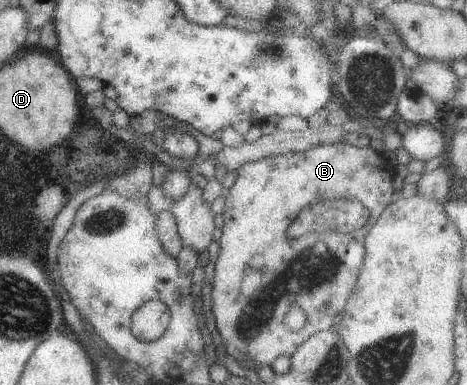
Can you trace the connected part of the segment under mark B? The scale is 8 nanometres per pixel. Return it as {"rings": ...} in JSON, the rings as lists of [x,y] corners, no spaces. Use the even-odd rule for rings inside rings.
{"rings":[[[332,143],[329,145],[320,145],[312,147],[310,150],[299,152],[299,153],[288,153],[278,156],[271,156],[266,159],[260,159],[259,161],[249,162],[240,165],[240,168],[236,169],[238,176],[234,182],[234,185],[229,188],[228,196],[225,197],[225,207],[222,213],[224,218],[224,226],[222,229],[222,235],[219,240],[220,252],[218,252],[218,258],[215,262],[214,278],[211,280],[212,291],[212,314],[214,314],[214,320],[216,322],[216,328],[218,334],[220,334],[221,342],[228,355],[234,356],[239,362],[244,357],[249,357],[252,362],[252,367],[257,369],[259,366],[271,366],[271,364],[280,356],[286,355],[291,356],[298,350],[298,347],[310,338],[314,333],[330,329],[334,324],[334,316],[342,313],[346,304],[346,298],[348,294],[352,292],[352,288],[355,287],[362,261],[365,257],[364,242],[366,235],[370,232],[374,223],[378,220],[382,211],[388,206],[396,196],[394,196],[392,188],[392,179],[394,176],[394,168],[390,166],[390,161],[378,154],[372,147],[355,147],[348,143]],[[333,199],[348,199],[352,202],[358,201],[364,208],[368,209],[369,219],[367,223],[358,230],[352,231],[351,233],[330,233],[332,236],[328,236],[329,233],[323,233],[324,236],[310,236],[310,234],[304,234],[304,236],[298,236],[296,240],[290,240],[288,238],[287,230],[291,225],[291,222],[298,216],[298,213],[302,209],[306,209],[310,204],[317,204],[321,201],[330,202]],[[296,305],[300,307],[305,314],[304,326],[296,332],[289,331],[283,323],[284,317],[286,316],[287,310],[290,306]]]}

